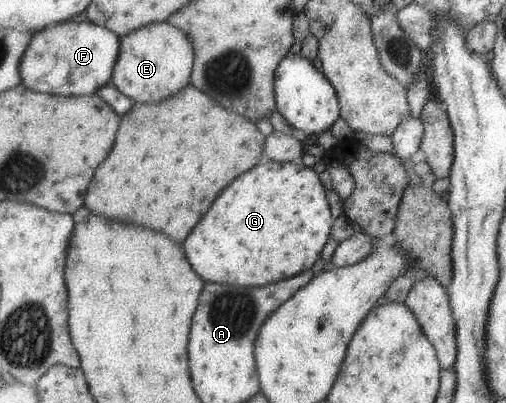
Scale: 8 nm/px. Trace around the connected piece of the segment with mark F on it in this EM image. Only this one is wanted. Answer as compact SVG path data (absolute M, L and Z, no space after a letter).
M82 19L80 22L66 21L51 28L44 27L30 37L20 57L18 72L20 82L28 90L76 96L92 94L98 86L110 78L119 51L118 36L102 25Z

